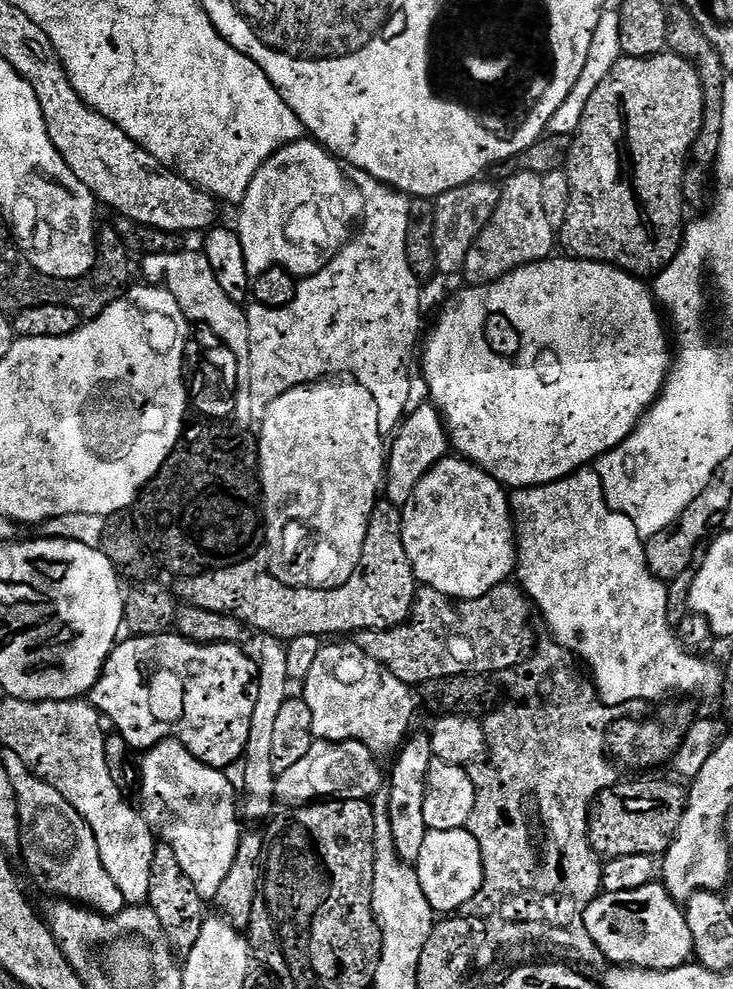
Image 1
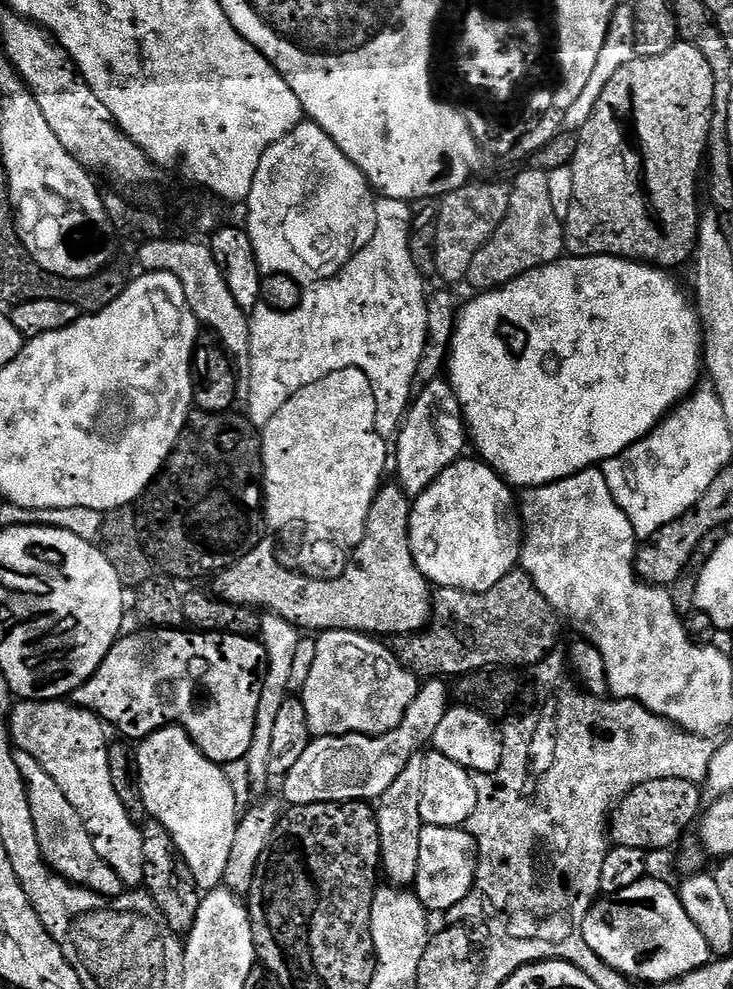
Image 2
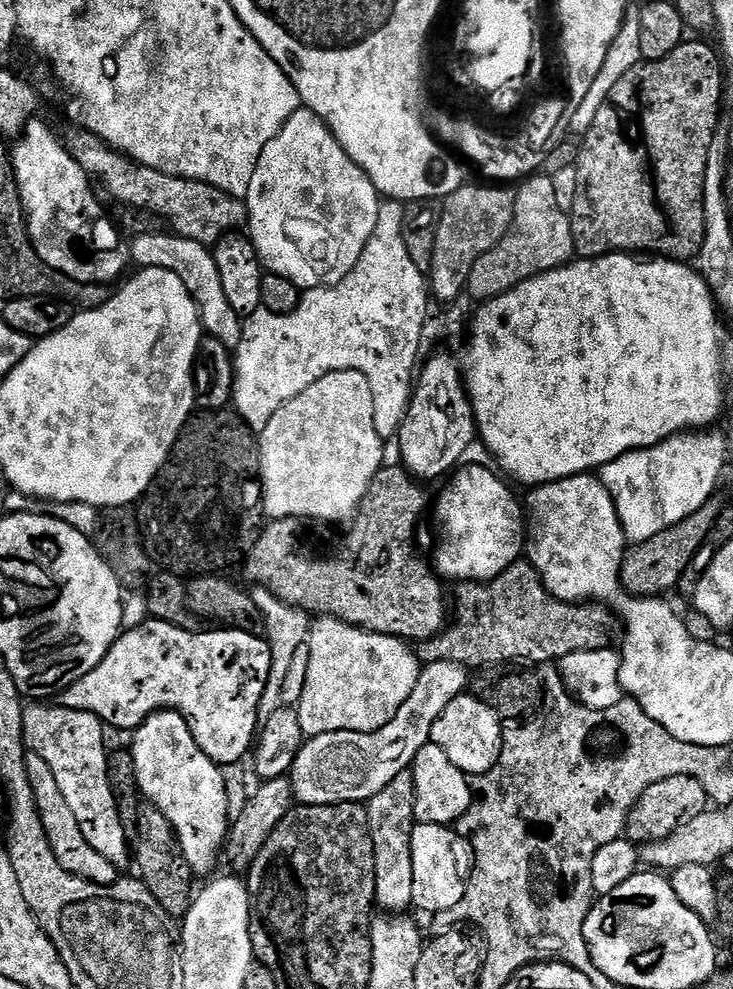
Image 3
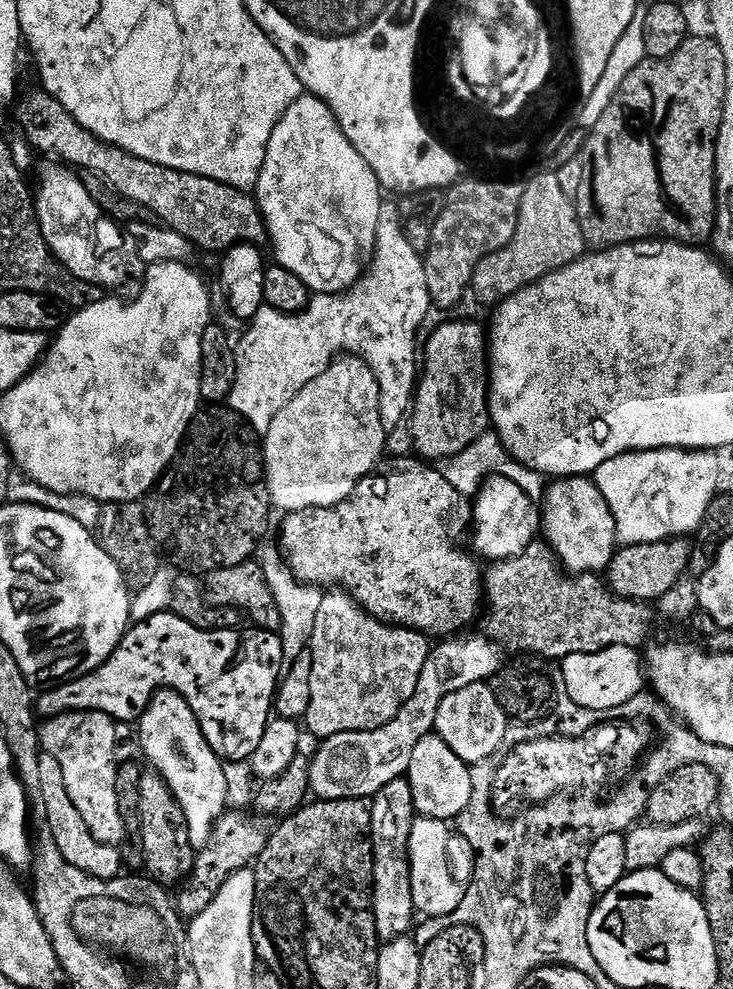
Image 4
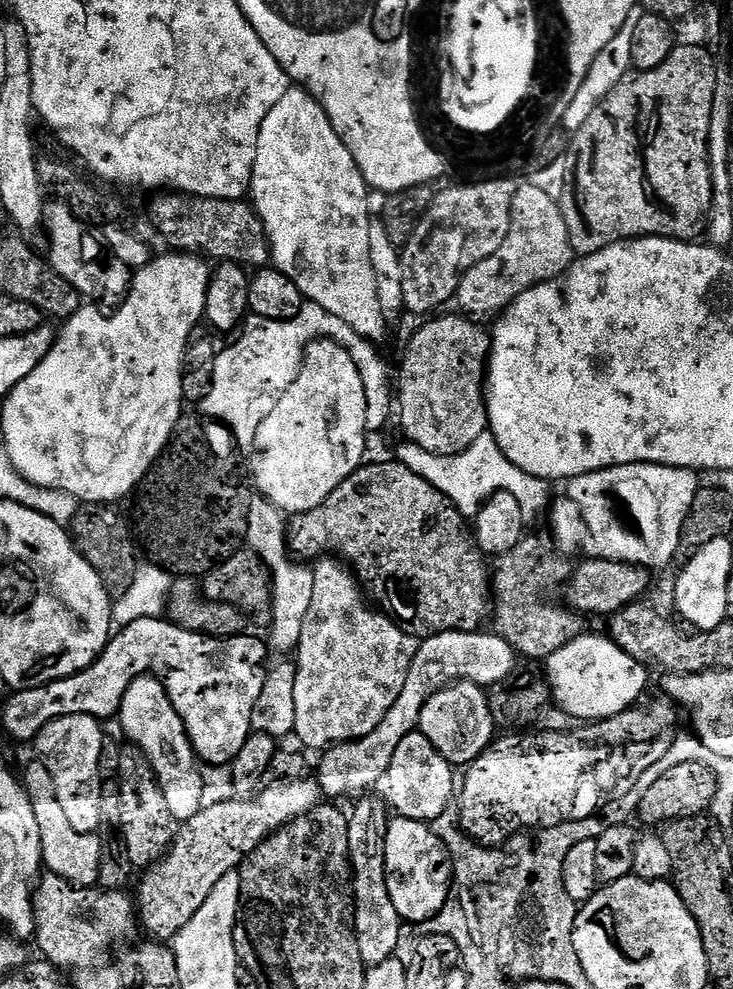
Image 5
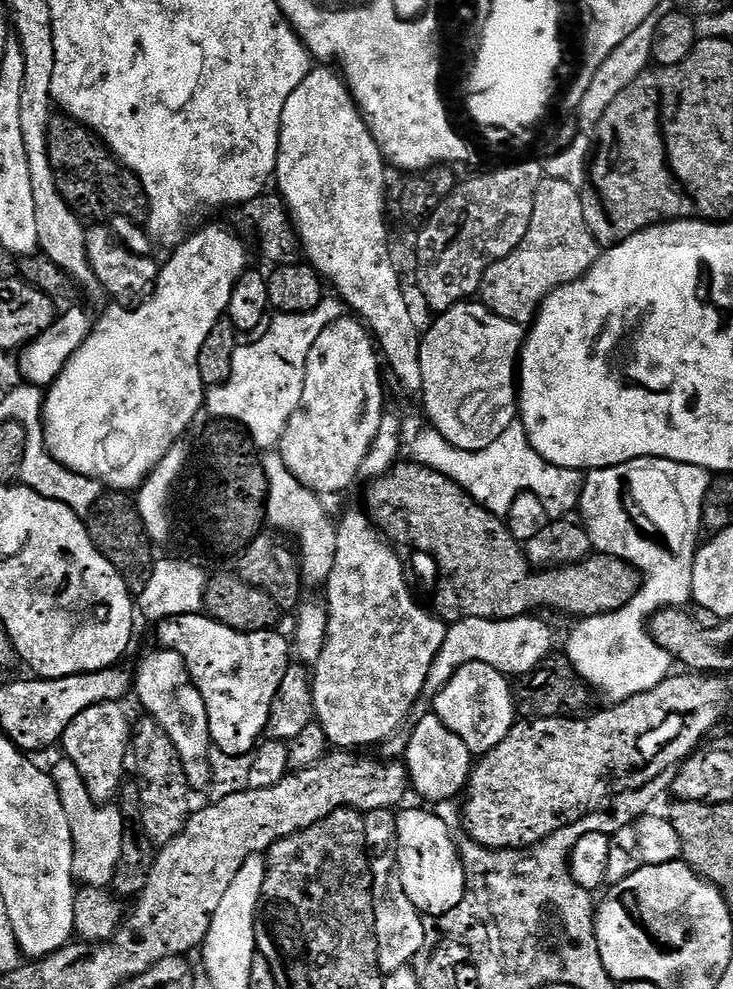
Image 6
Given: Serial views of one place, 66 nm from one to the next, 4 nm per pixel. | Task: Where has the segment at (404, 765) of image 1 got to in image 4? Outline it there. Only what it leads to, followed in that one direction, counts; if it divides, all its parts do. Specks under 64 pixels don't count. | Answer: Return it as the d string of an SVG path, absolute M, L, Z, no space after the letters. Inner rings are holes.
M401 778L382 786L382 790L371 797L370 811L372 826L370 843L372 845L372 913L376 915L376 934L381 941L399 940L407 937L412 928L412 887L410 886L410 870L408 869L408 835L412 829L414 809L412 791L407 779Z

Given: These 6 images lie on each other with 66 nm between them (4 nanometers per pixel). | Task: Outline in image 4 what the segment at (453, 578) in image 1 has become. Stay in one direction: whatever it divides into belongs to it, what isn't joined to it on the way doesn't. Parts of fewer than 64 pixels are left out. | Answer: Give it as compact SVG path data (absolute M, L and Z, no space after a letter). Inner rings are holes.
M496 478L492 481L493 484L485 483L476 492L476 505L472 508L471 547L477 557L485 556L488 562L509 560L522 554L533 547L535 540L532 539L538 536L538 508L534 500L510 480Z

